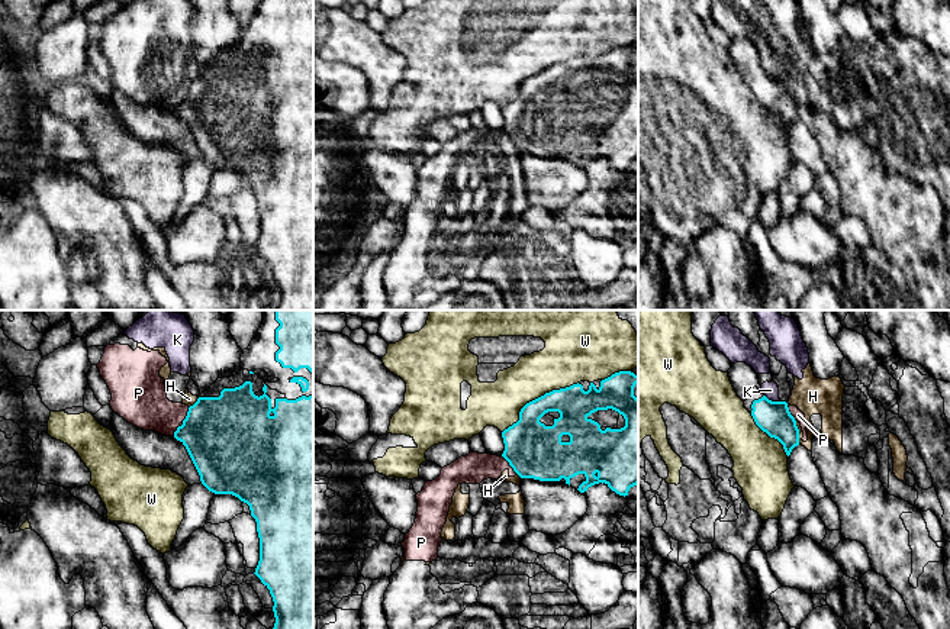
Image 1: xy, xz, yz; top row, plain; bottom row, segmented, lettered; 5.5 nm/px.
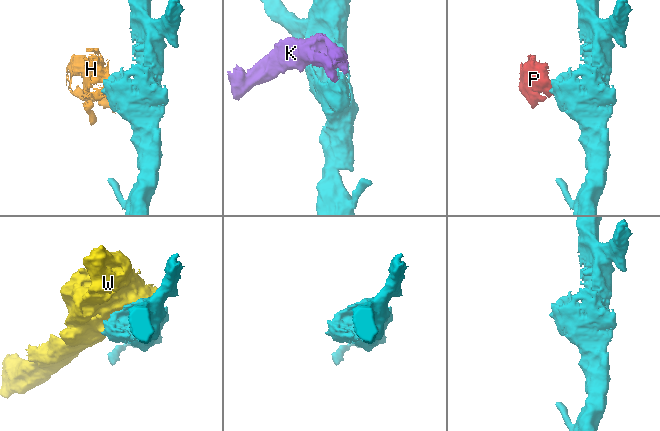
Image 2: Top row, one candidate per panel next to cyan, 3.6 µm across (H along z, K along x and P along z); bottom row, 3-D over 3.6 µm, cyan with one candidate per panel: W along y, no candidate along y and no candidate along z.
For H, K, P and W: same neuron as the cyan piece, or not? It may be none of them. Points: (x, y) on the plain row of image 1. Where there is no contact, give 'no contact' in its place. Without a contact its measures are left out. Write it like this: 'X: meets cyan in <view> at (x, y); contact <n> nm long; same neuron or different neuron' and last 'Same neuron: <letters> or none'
H: meets cyan in yz at (798, 107); contact 130 nm long; different neuron
K: meets cyan in yz at (770, 76); contact 100 nm long; different neuron
P: meets cyan in xz at (509, 139); contact 140 nm long; different neuron
W: meets cyan in xz at (535, 74); contact 500 nm long; different neuron
Same neuron: none

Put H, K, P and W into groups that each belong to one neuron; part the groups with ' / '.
H K P / W

